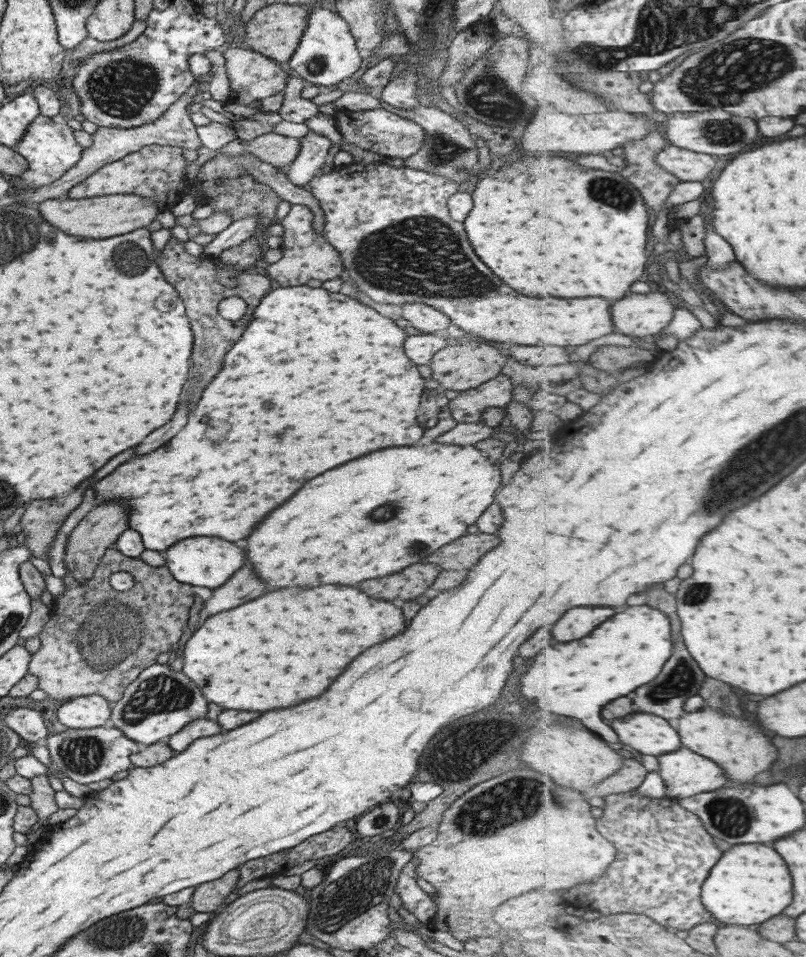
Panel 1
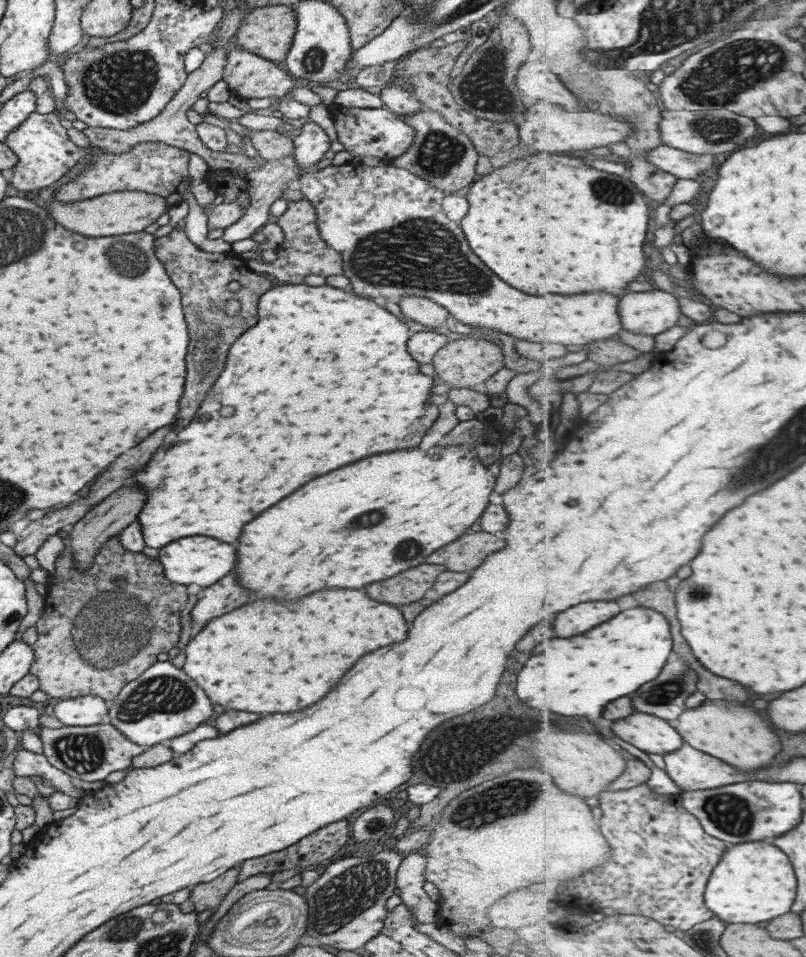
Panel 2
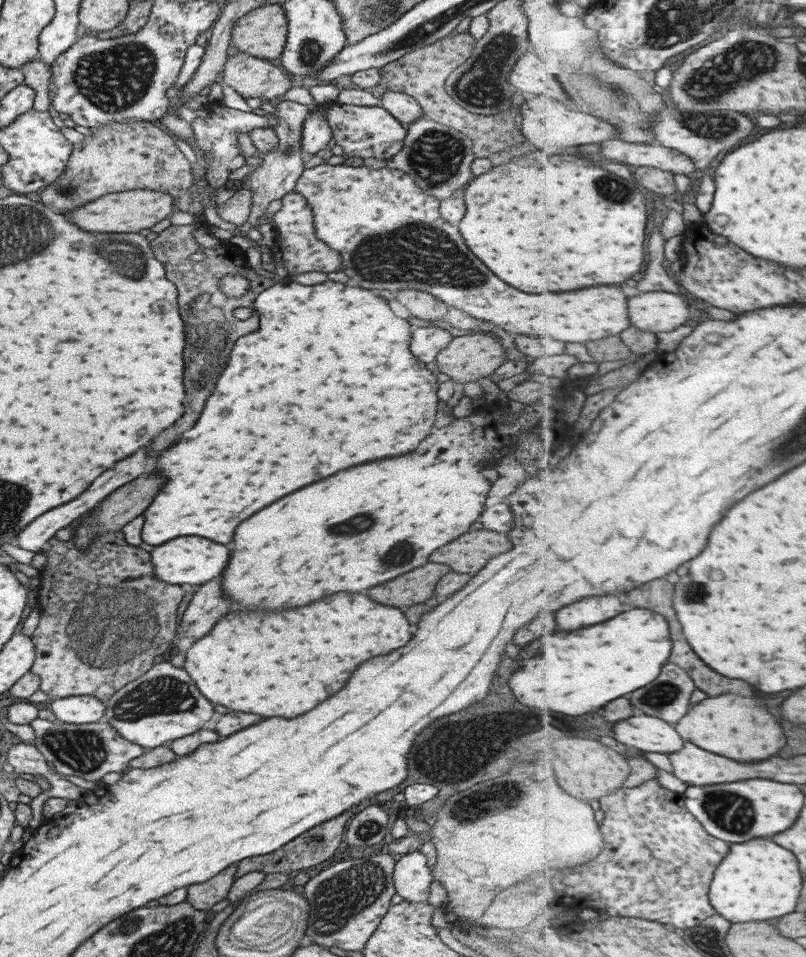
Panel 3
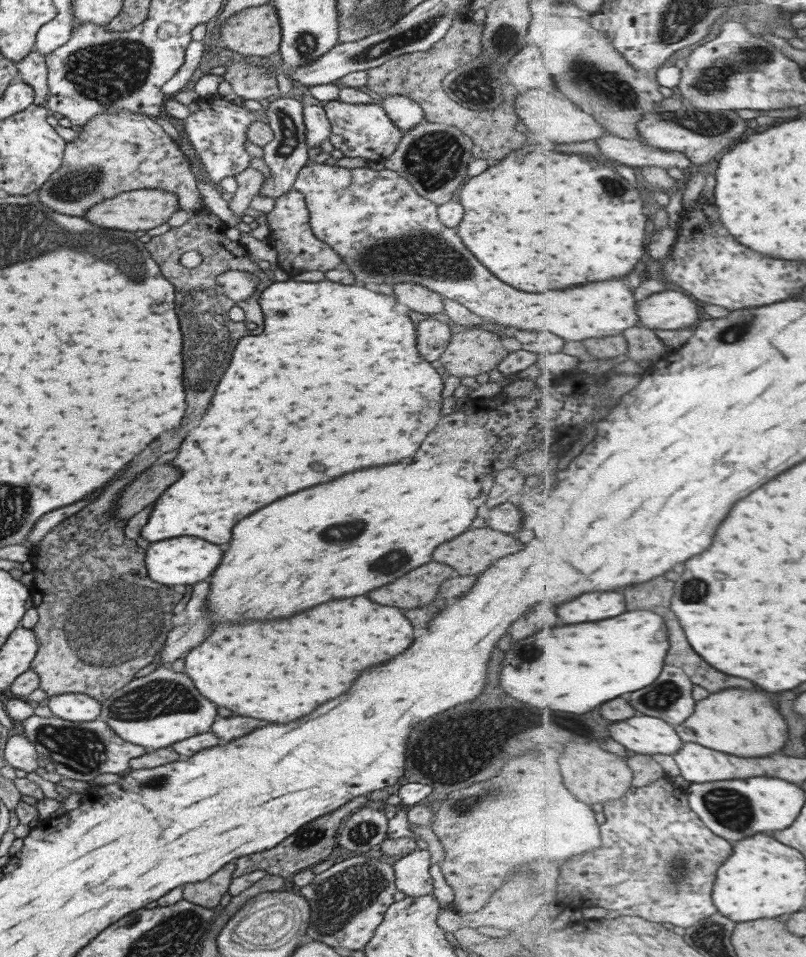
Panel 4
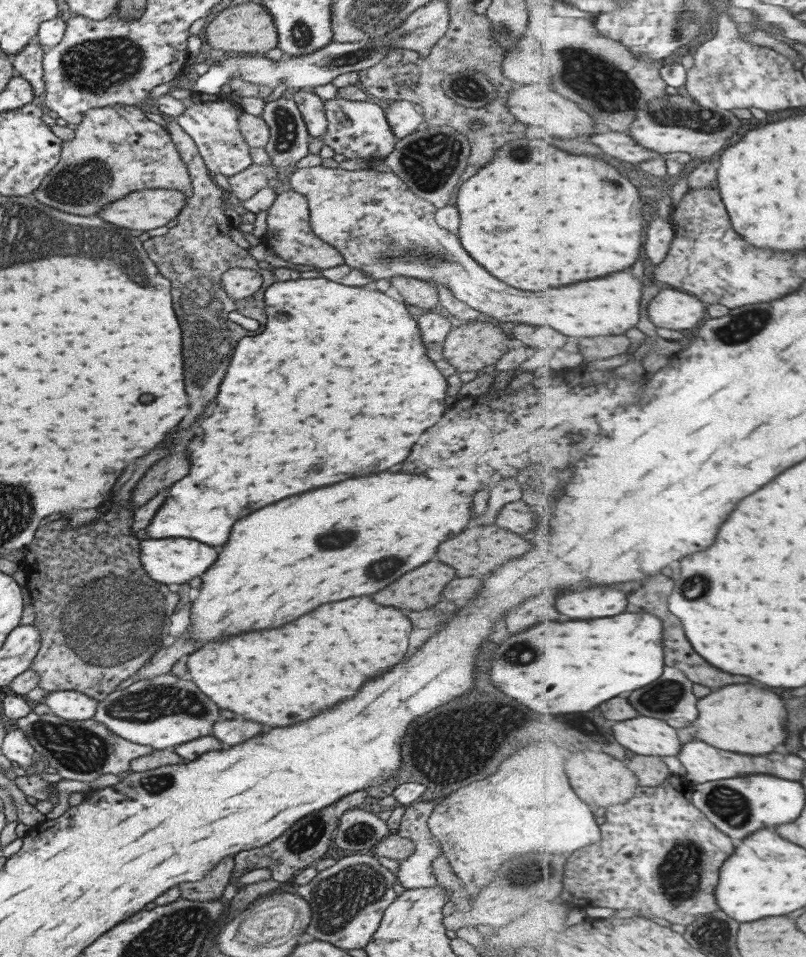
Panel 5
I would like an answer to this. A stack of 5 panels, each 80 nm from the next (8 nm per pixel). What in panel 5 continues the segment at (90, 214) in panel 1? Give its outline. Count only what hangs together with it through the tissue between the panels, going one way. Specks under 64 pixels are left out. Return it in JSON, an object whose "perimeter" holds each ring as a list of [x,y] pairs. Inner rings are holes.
{"perimeter":[[[146,189],[136,191],[104,206],[99,212],[99,216],[101,216],[101,220],[111,222],[113,226],[119,226],[119,228],[151,230],[152,228],[165,226],[170,220],[175,219],[185,206],[186,197],[177,190]]]}

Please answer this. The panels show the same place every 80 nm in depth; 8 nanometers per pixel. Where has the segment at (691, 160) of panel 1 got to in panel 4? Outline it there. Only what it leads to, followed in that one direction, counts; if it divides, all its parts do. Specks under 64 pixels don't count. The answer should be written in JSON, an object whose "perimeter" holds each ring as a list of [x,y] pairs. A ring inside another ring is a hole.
{"perimeter":[[[607,133],[596,141],[601,153],[609,160],[618,161],[620,164],[637,168],[658,166],[670,171],[671,169],[684,170],[691,166],[692,161],[682,152],[661,150],[649,146],[641,140],[621,138]]]}

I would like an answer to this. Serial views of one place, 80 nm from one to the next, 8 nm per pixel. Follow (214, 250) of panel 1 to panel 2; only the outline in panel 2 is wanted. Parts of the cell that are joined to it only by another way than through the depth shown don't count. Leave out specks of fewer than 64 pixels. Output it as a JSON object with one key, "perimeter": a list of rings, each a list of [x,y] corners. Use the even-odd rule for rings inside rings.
{"perimeter":[[[291,154],[284,156],[281,160],[267,160],[263,162],[263,165],[260,165],[259,170],[249,172],[244,176],[243,179],[249,186],[247,188],[248,205],[239,220],[223,229],[223,235],[219,239],[231,244],[231,242],[237,242],[237,240],[243,240],[243,238],[250,238],[254,232],[265,225],[267,218],[269,218],[269,205],[280,198],[285,189],[294,186],[298,178],[299,168],[295,165],[293,158],[294,156]]]}

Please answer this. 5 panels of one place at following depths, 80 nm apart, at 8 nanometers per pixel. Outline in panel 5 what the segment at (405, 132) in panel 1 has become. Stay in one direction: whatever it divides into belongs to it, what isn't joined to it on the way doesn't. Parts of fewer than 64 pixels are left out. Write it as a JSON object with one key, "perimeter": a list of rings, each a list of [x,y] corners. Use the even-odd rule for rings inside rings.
{"perimeter":[[[337,96],[324,101],[324,113],[327,126],[321,136],[322,144],[329,146],[335,154],[343,154],[345,159],[360,158],[368,161],[384,159],[394,149],[394,144],[397,140],[392,135],[384,111],[379,105],[369,101],[350,101]]]}

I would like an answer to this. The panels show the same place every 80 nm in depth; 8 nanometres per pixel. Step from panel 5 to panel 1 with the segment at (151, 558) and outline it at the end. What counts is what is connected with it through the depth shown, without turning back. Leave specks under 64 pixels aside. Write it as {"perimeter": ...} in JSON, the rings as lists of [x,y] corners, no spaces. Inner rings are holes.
{"perimeter":[[[195,536],[195,538],[181,540],[173,546],[169,546],[169,550],[163,552],[163,556],[165,556],[165,566],[169,568],[171,576],[177,582],[203,586],[203,588],[221,586],[245,562],[245,554],[239,546],[219,540],[219,538],[211,538],[211,536]]]}

